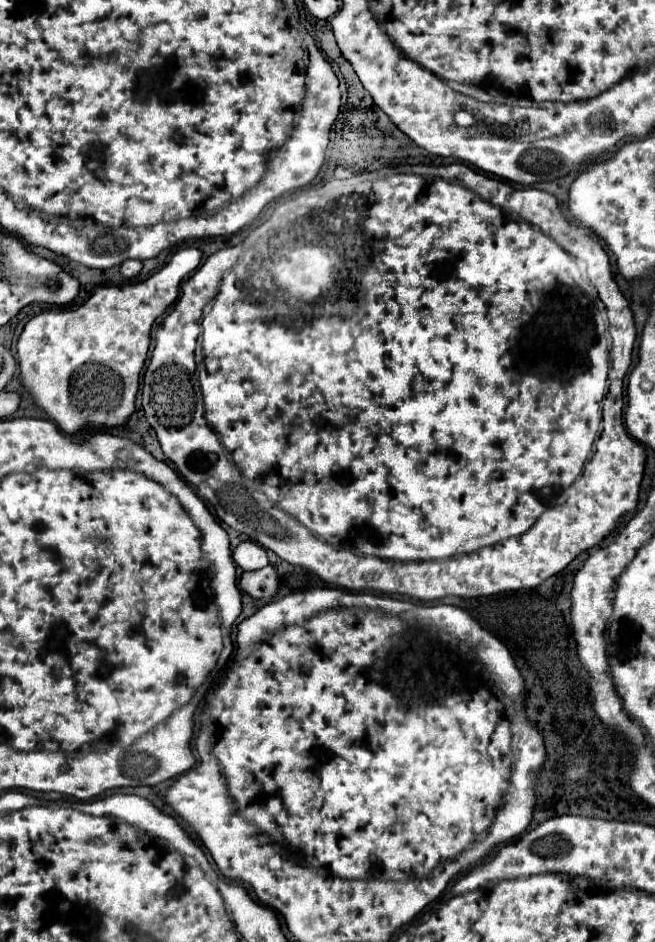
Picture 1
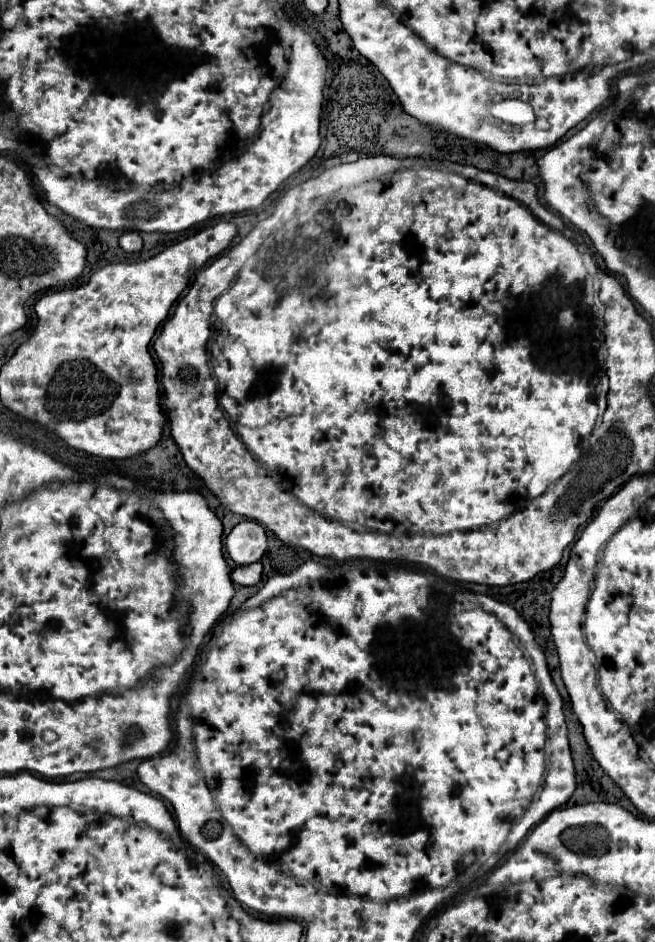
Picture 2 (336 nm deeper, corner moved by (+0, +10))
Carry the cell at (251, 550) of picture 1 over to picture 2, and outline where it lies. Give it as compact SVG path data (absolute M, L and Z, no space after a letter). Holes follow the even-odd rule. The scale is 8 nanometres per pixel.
M253 520L239 522L225 540L227 554L235 564L259 562L267 548L267 536L261 524Z

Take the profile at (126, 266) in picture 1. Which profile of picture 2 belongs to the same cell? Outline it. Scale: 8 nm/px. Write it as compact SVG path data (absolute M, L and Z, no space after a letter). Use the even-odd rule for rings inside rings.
M127 230L127 232L121 232L121 236L119 236L119 246L121 246L125 252L139 252L141 246L143 246L143 240L141 240L139 232Z

